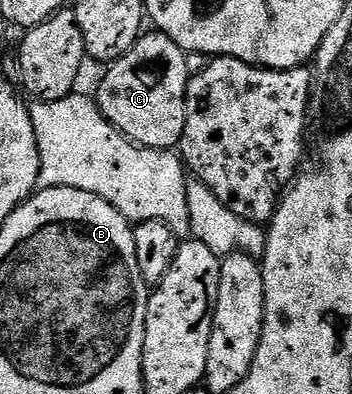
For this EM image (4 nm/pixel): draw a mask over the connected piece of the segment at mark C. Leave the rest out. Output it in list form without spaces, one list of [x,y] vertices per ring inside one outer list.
[[[143,33],[137,41],[115,63],[105,68],[106,76],[98,87],[96,102],[102,115],[119,133],[126,136],[139,147],[151,147],[157,151],[168,151],[177,148],[182,141],[184,121],[186,120],[186,86],[192,78],[192,70],[186,64],[187,52],[176,45],[167,35],[161,33]]]

